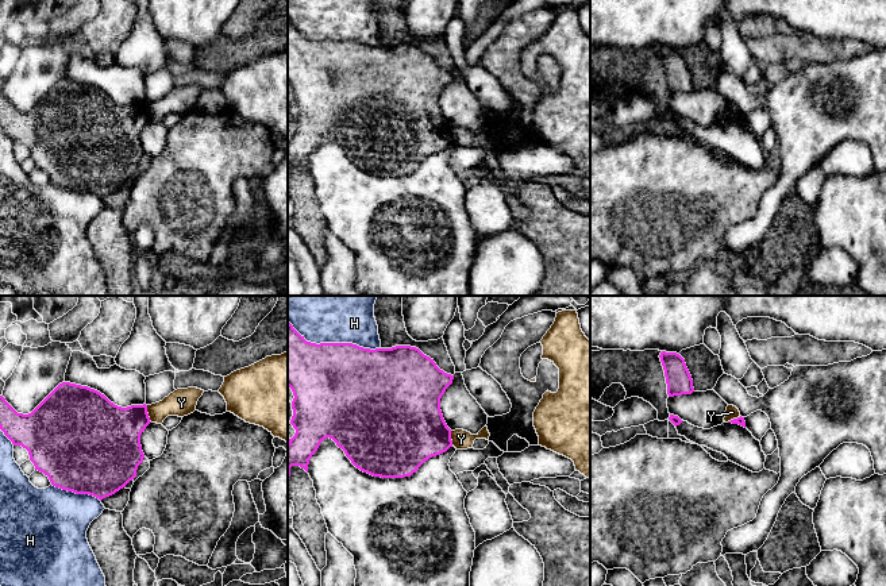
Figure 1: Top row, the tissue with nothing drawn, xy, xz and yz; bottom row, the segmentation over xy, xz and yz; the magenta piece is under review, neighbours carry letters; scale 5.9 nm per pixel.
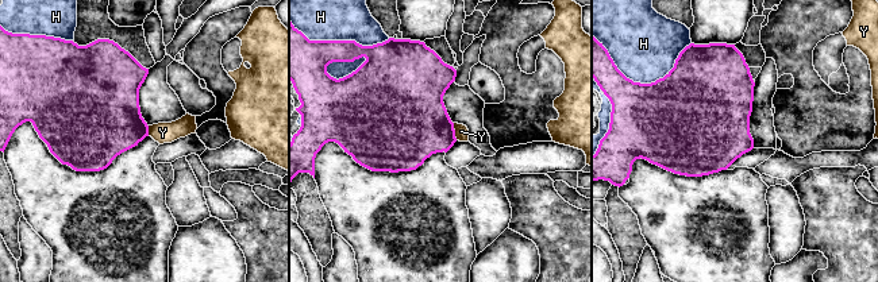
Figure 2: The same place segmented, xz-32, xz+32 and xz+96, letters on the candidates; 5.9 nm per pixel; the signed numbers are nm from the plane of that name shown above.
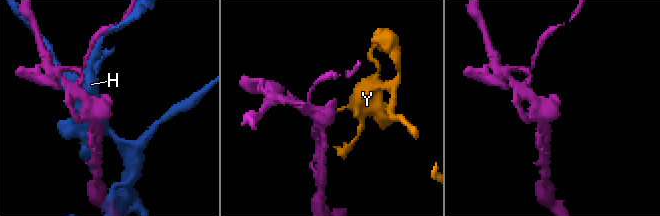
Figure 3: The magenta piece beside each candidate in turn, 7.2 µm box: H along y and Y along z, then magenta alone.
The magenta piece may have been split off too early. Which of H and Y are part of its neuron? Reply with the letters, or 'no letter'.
no letter

